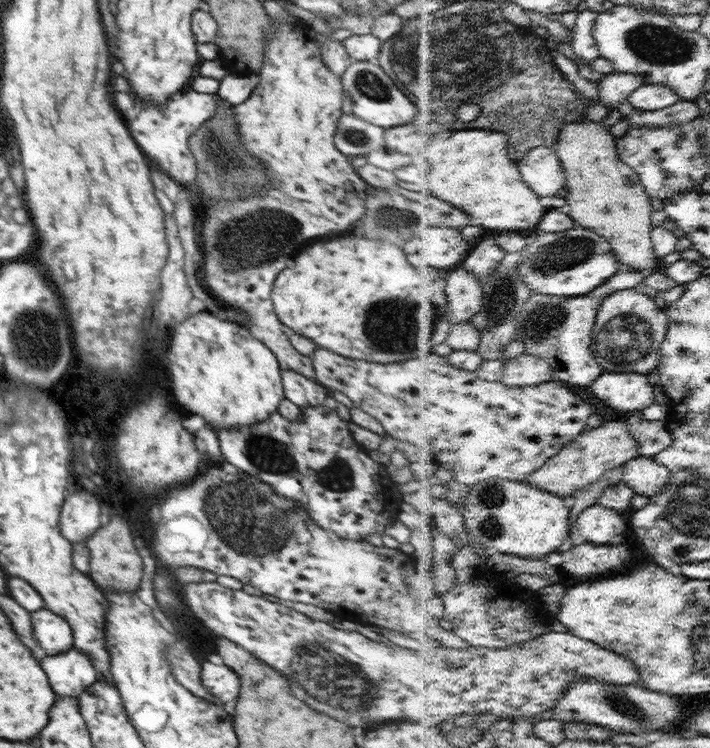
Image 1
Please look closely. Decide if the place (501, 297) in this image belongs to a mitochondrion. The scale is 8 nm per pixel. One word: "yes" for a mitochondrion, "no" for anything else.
yes

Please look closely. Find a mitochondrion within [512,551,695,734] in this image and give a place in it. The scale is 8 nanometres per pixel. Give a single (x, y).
(627, 705)

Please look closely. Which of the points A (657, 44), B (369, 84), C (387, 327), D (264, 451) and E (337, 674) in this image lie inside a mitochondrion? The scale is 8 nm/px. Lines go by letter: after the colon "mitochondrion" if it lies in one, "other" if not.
A: mitochondrion
B: mitochondrion
C: mitochondrion
D: mitochondrion
E: mitochondrion

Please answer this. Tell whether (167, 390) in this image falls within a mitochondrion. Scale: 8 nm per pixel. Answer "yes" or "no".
no

